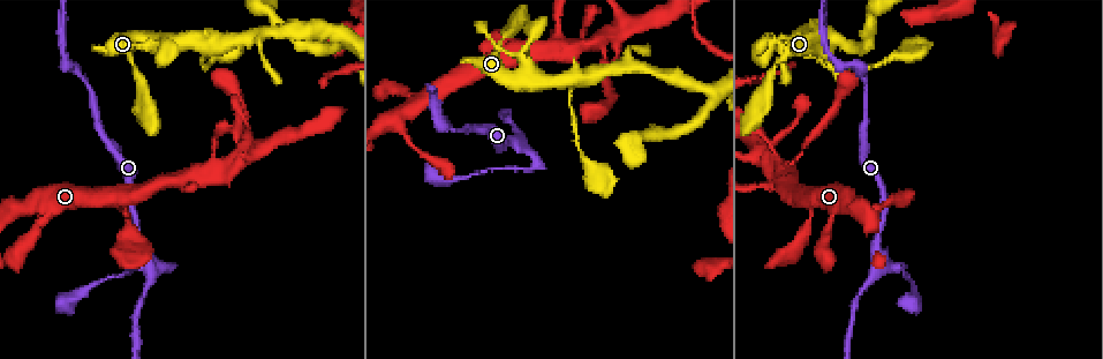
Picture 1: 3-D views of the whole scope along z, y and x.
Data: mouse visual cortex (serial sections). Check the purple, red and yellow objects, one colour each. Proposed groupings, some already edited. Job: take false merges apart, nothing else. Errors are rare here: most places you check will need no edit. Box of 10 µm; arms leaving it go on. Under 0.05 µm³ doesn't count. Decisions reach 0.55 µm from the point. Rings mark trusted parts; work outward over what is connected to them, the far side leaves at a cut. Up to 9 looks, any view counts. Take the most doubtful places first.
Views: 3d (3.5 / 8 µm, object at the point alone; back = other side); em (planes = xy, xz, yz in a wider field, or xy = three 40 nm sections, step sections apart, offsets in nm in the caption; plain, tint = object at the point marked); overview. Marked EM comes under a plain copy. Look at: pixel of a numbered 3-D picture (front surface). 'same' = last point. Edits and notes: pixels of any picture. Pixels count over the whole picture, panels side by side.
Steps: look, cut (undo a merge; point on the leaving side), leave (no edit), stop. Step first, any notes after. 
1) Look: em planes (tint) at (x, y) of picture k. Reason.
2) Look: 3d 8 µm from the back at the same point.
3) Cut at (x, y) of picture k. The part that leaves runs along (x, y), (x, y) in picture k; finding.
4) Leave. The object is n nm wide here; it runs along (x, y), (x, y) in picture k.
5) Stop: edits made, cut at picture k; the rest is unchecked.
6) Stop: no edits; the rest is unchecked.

Look: 3d 3.5 µm from the back at (803, 148) of picture 1. Narrows sharply.

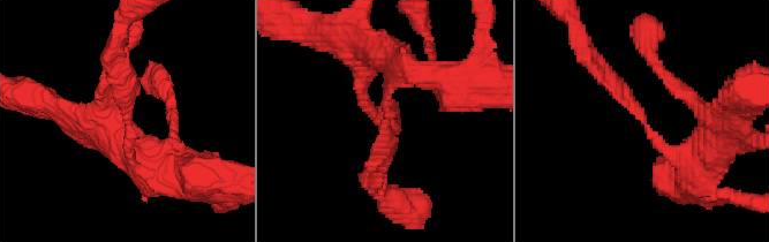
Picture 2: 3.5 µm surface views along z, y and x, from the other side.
Leave. The arms are 200, 250 nm wide; it runs along (692, 167), (684, 153), (665, 150), (597, 65) in picture 2; continuous, no second cell.

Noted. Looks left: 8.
Look: 3d 8 µm at (581, 79) of picture 1. Three-way junction.

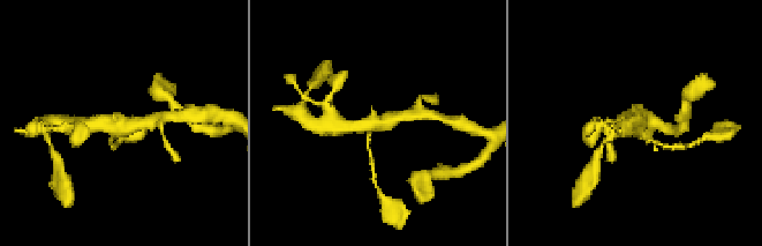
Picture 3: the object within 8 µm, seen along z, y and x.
Look: 3d 3.5 µm at the same point.

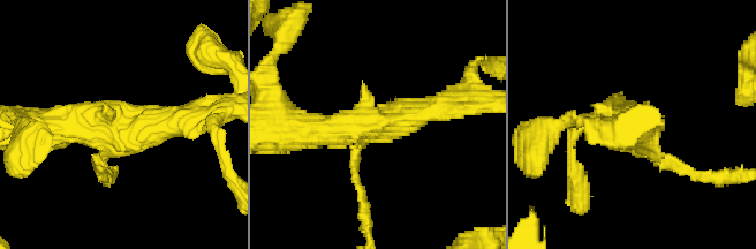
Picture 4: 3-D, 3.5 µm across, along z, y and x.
Look: em xy step 1 (tint) at (374, 127) of picture 4. Shape alone is not enough.

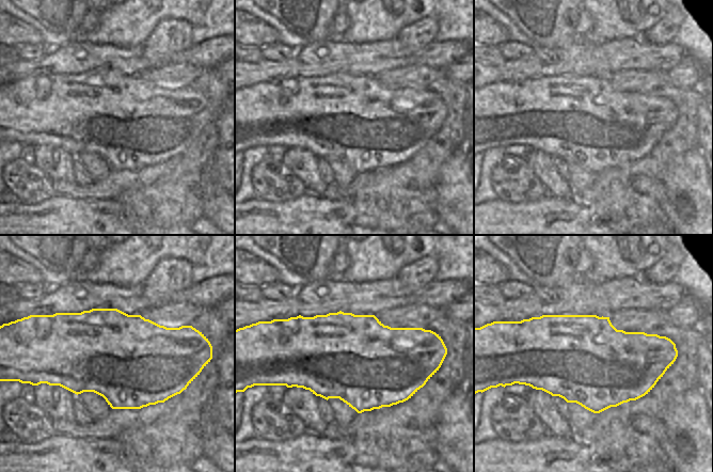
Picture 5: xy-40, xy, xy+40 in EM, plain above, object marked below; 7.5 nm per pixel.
Leave. It runs along (297, 129), (376, 126), (446, 105) in picture 4; one cell here.

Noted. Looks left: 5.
Look: 3d 3.5 µm at (860, 64) of picture 1. Abrupt turn.

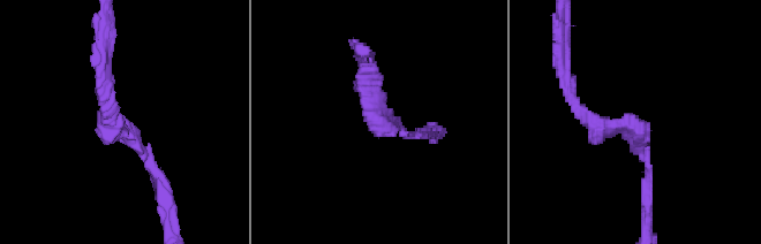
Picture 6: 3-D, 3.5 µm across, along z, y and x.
Look: em xy step 3 (tint) at (632, 127) of picture 6. The arms are 150, 250 nm wide.

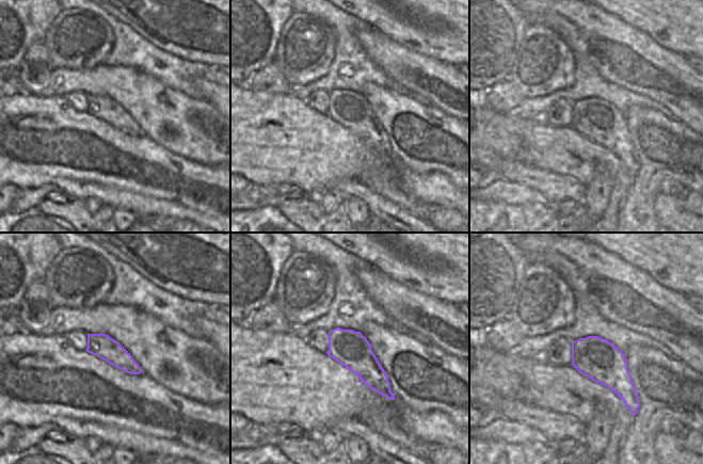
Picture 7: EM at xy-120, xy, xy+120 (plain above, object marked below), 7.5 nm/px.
Leave. The object is 280 nm wide here; it runs along (649, 187), (634, 127), (596, 127), (572, 98) in picture 6; continuous, no second cell.

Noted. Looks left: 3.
Look: 3d 8 µm at (520, 145) of picture 1. Branch point.

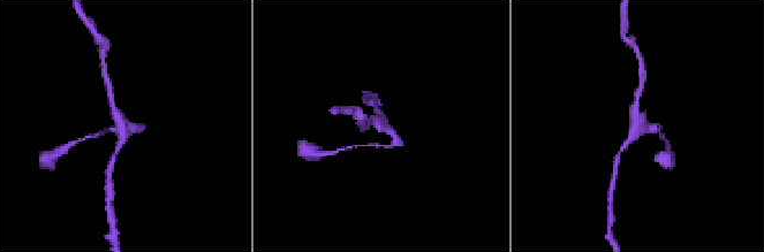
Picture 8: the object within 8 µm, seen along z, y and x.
Look: 3d 3.5 µm from the back at the same point. Closer look.

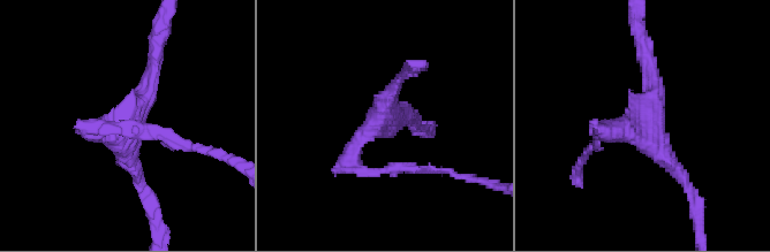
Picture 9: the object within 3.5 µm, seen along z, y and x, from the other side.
Leave. It runs along (646, 59), (649, 122), (593, 129) in picture 9; continuous, no second cell.

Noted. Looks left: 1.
Stop: no edits; the rest is unchecked.

